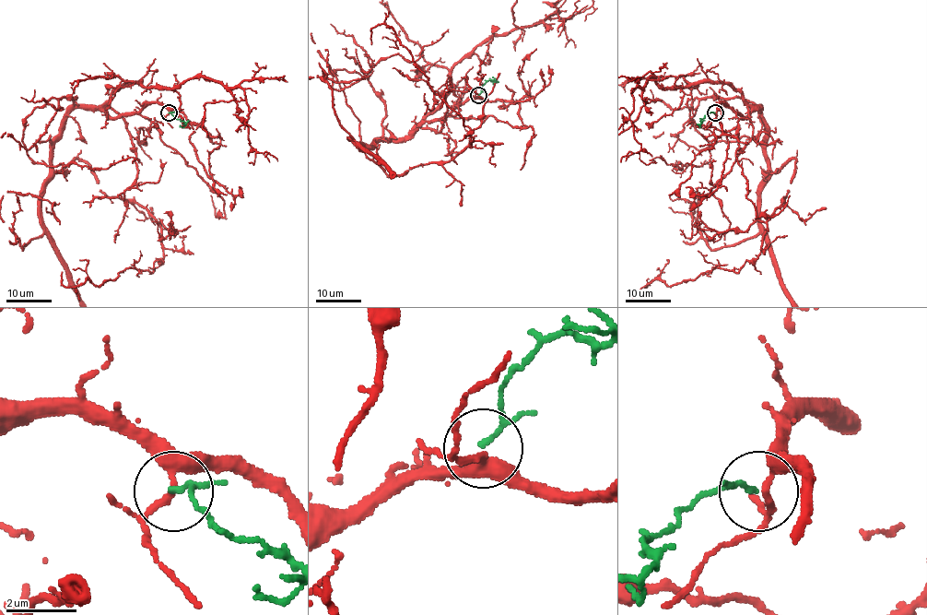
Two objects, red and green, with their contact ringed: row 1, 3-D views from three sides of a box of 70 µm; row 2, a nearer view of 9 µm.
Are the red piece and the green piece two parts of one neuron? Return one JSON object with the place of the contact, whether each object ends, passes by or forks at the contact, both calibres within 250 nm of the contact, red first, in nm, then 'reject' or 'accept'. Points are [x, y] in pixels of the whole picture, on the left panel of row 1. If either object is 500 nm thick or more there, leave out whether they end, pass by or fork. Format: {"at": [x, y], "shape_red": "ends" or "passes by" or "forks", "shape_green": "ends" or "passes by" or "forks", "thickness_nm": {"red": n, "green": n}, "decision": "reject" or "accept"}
{"at": [169, 112], "shape_red": "forks", "shape_green": "ends", "thickness_nm": {"red": 190, "green": 130}, "decision": "accept"}

